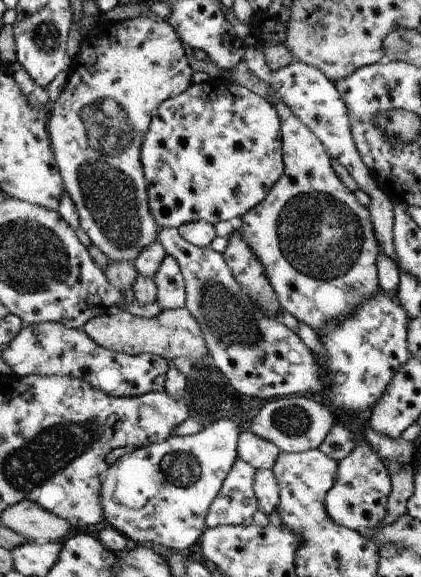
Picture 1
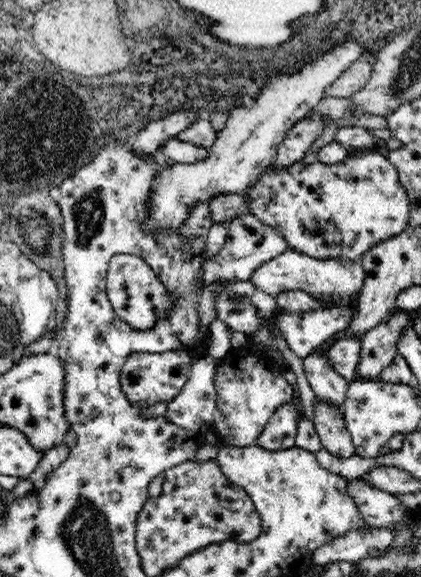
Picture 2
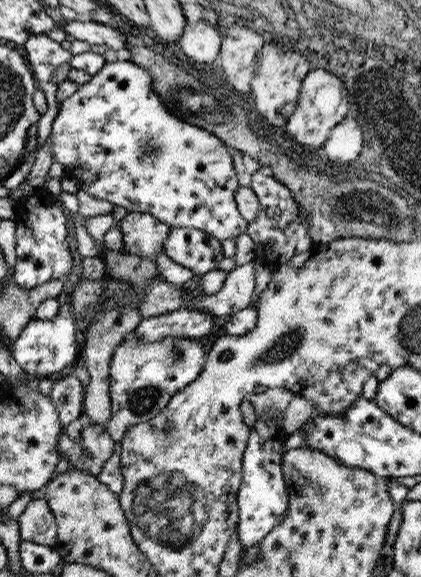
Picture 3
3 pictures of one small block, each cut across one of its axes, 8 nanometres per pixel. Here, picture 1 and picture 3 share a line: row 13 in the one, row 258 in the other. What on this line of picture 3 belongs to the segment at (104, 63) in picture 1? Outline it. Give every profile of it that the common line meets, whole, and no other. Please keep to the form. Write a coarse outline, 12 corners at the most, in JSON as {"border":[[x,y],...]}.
{"border":[[129,212],[119,228],[127,254],[153,260],[171,226]]}

